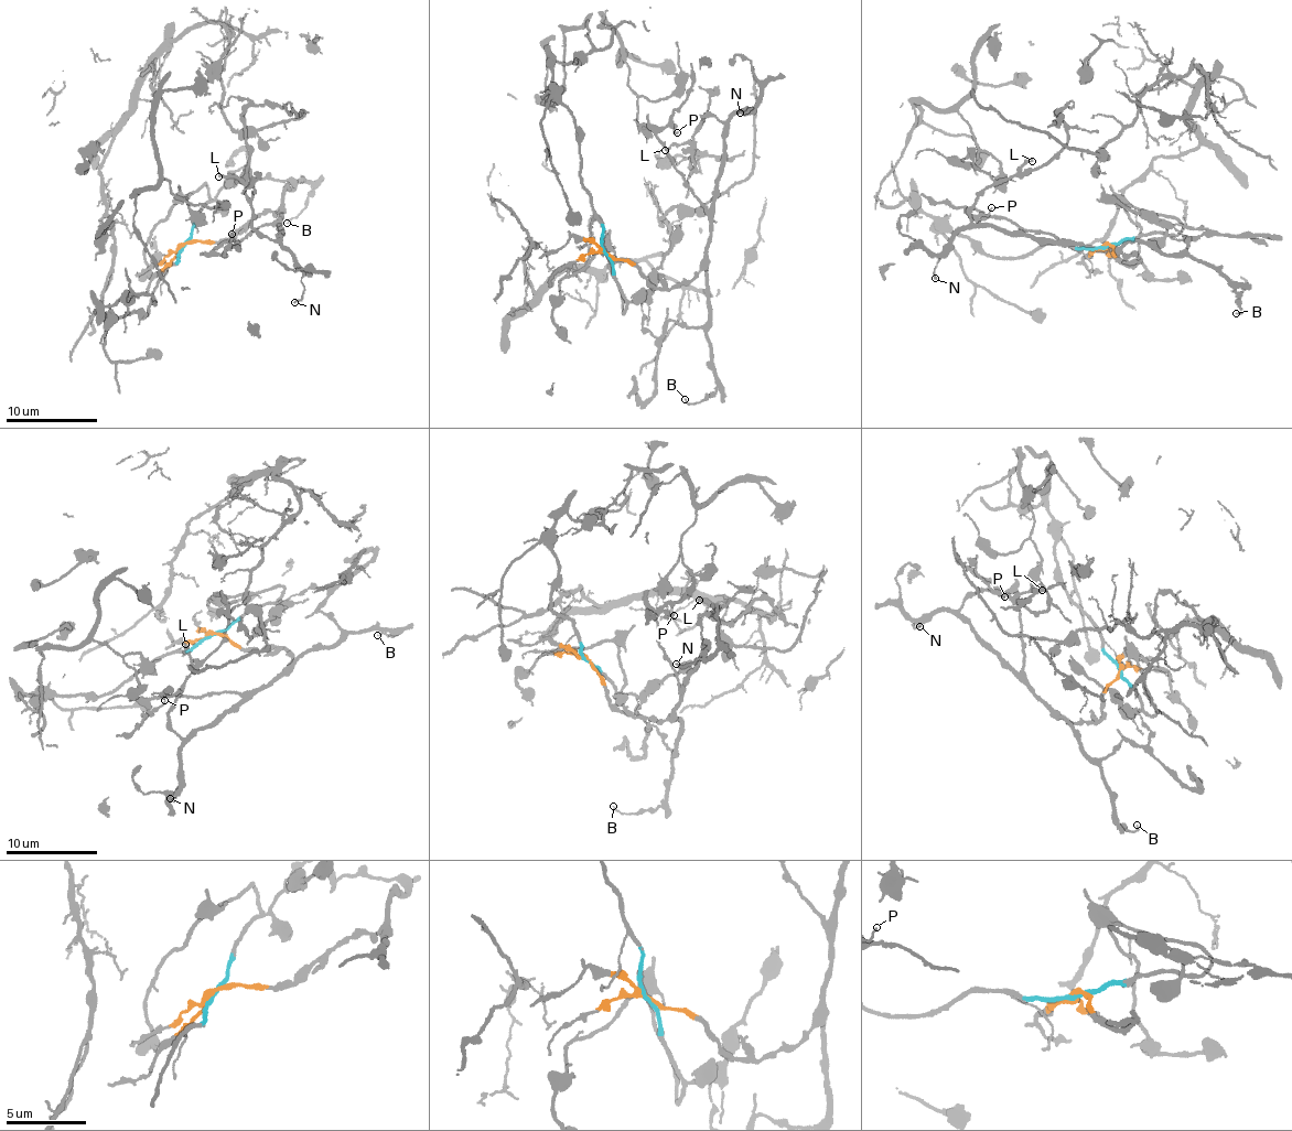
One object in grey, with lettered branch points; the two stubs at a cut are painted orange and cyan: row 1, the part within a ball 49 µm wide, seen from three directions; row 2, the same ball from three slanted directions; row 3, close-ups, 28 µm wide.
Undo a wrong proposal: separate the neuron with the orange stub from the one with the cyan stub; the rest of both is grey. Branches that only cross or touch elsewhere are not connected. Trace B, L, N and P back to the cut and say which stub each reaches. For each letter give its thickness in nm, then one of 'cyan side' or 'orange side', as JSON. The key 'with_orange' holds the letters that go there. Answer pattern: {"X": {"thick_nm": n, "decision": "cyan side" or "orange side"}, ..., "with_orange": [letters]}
{"B": {"thick_nm": 110, "decision": "orange side"}, "L": {"thick_nm": 160, "decision": "orange side"}, "N": {"thick_nm": 160, "decision": "orange side"}, "P": {"thick_nm": 110, "decision": "orange side"}, "with_orange": ["B", "L", "N", "P"]}

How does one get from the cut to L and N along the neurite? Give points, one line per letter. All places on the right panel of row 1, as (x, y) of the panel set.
L: (1107, 246), (1130, 267), (1138, 262), (1121, 250), (975, 226), (969, 215), (978, 197), (1033, 161)
N: (1107, 246), (1130, 267), (1138, 262), (1138, 257), (1121, 250), (972, 225), (959, 233), (940, 255), (935, 279)

